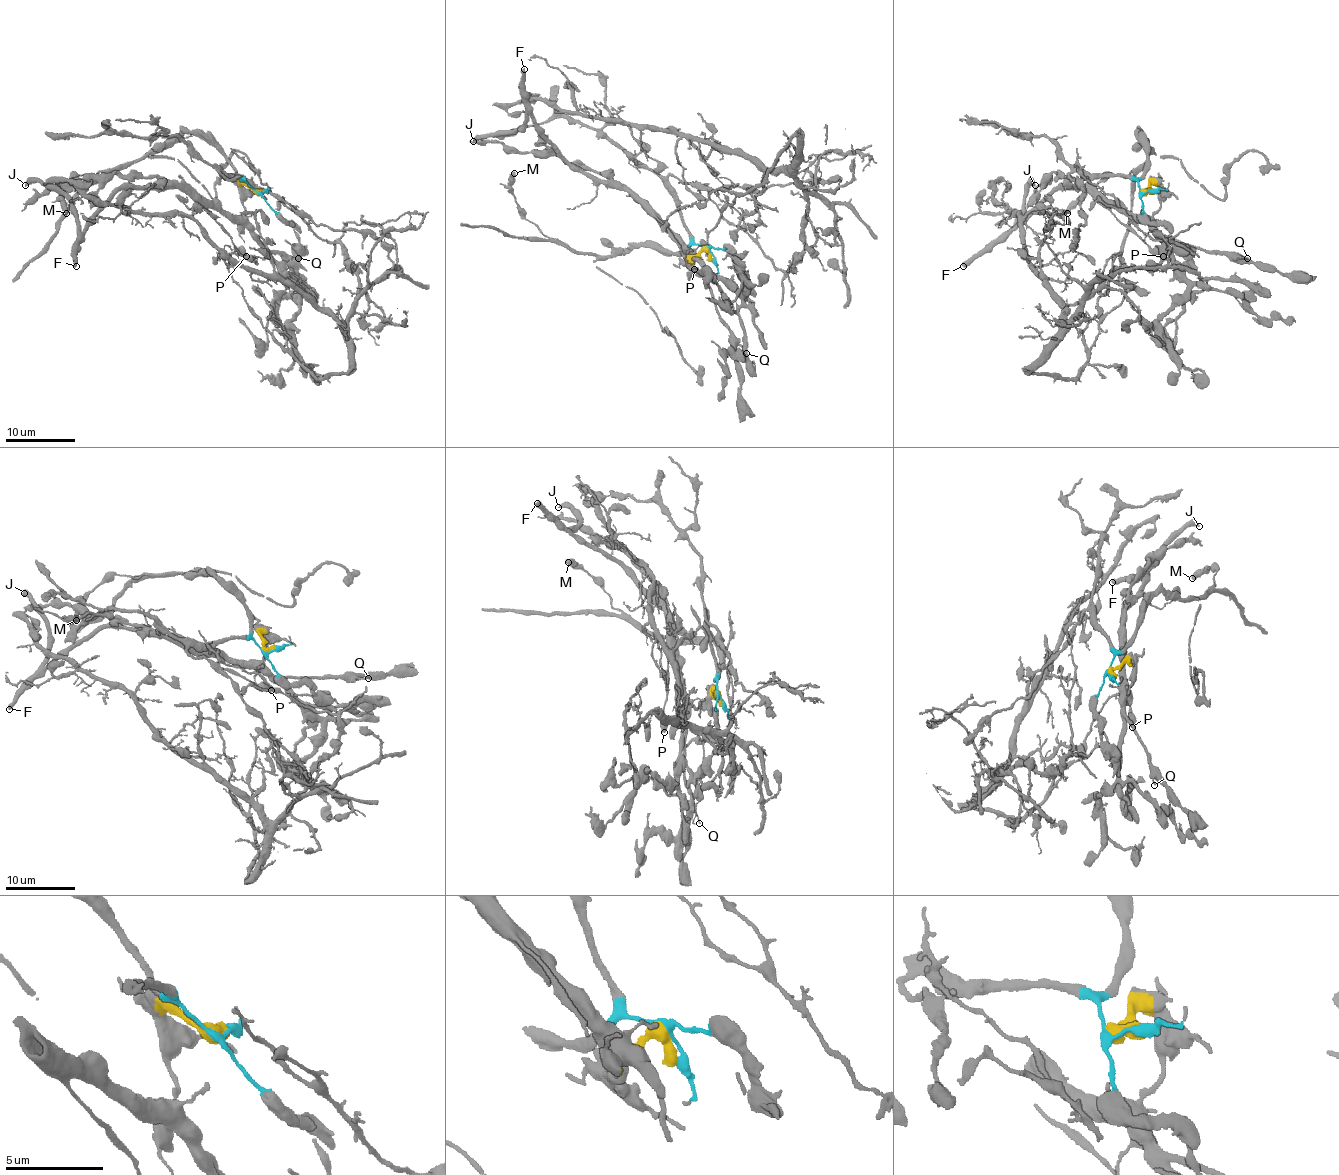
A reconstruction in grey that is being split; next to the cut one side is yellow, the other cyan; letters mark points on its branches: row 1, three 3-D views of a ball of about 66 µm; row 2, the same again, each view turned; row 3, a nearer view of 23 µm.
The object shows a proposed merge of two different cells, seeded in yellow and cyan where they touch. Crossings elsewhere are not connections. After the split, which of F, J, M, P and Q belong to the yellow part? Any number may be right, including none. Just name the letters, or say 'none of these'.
F, J, P, Q

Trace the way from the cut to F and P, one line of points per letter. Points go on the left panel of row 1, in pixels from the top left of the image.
F: (261, 192), (243, 184), (243, 215), (223, 215), (179, 187), (122, 187), (86, 224), (76, 265)
P: (261, 192), (254, 192), (243, 184), (243, 215), (221, 215), (212, 208), (207, 211), (247, 257)

